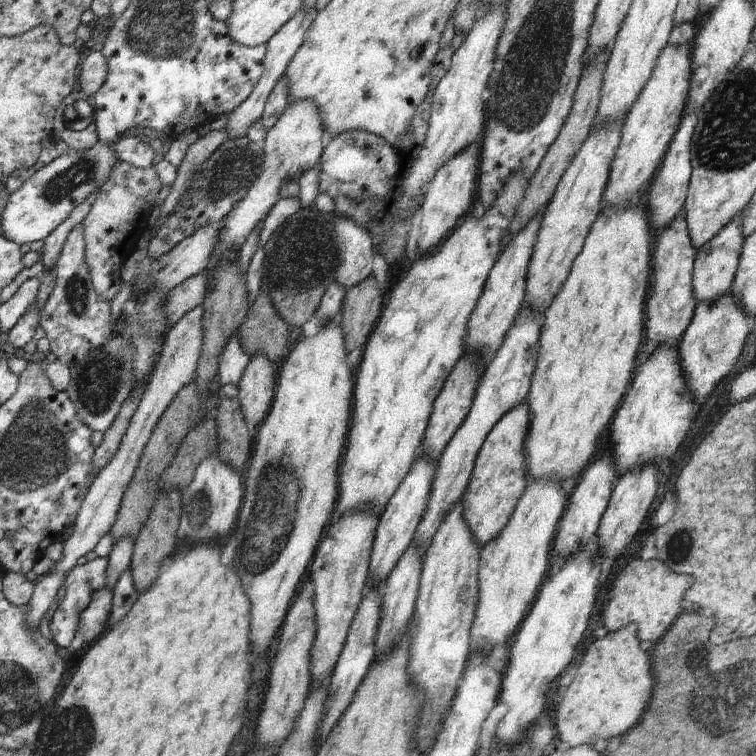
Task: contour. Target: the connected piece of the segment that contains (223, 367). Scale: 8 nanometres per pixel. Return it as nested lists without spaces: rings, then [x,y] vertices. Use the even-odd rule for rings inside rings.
[[[237,334],[232,336],[222,352],[219,360],[218,383],[219,386],[234,384],[238,386],[244,370],[250,362],[250,356],[244,352],[244,348],[238,342]]]

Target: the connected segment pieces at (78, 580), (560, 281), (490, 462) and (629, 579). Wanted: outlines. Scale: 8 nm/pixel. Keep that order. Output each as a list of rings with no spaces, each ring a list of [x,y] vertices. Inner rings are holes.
[[[92,557],[83,565],[74,565],[66,574],[64,586],[64,598],[58,605],[54,616],[49,624],[52,631],[53,642],[63,651],[68,650],[70,642],[74,640],[74,636],[78,633],[78,620],[80,614],[90,606],[92,602],[92,594],[102,590],[106,585],[106,571],[109,560],[108,557]]]
[[[618,118],[589,132],[557,184],[555,193],[544,210],[538,240],[534,244],[526,270],[526,296],[522,311],[530,308],[543,313],[566,282],[574,260],[582,252],[591,226],[601,212],[600,202],[606,188],[606,180],[610,176],[610,162],[614,160],[614,154],[618,150],[624,122],[625,118]]]
[[[520,404],[510,410],[494,424],[484,444],[482,444],[473,466],[470,482],[463,494],[462,514],[464,522],[474,540],[481,546],[494,540],[510,520],[518,500],[527,485],[526,458],[524,458],[524,441],[530,426],[530,408],[528,404]]]
[[[632,560],[614,580],[612,598],[606,602],[604,614],[602,614],[604,625],[609,631],[616,632],[622,630],[623,626],[635,624],[640,641],[650,640],[656,643],[664,636],[673,621],[684,612],[682,599],[685,598],[684,592],[692,584],[694,584],[694,578],[690,576],[678,576],[672,570],[668,574],[668,566],[660,560]]]

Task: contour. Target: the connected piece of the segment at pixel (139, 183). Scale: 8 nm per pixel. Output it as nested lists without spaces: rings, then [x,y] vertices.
[[[124,161],[114,164],[108,180],[99,188],[98,198],[92,203],[88,216],[81,222],[84,230],[86,266],[96,294],[112,302],[122,286],[121,266],[131,248],[143,241],[147,230],[147,217],[156,204],[162,184],[154,167],[138,168]]]

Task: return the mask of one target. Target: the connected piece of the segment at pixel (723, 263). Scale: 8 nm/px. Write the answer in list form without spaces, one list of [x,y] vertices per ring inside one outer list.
[[[739,214],[730,221],[728,226],[724,226],[724,230],[715,234],[710,242],[697,250],[692,272],[692,290],[698,305],[716,302],[719,298],[728,295],[731,290],[731,284],[736,276],[736,270],[738,270],[739,254],[742,252],[742,245],[745,241],[738,219]]]

